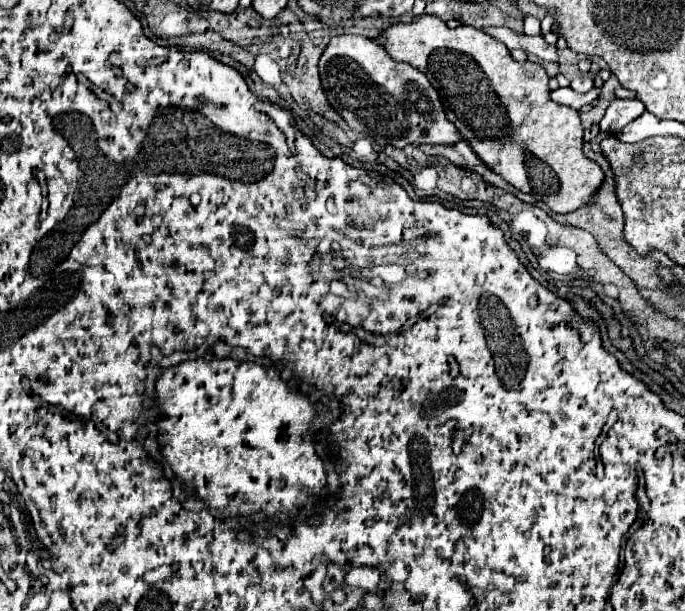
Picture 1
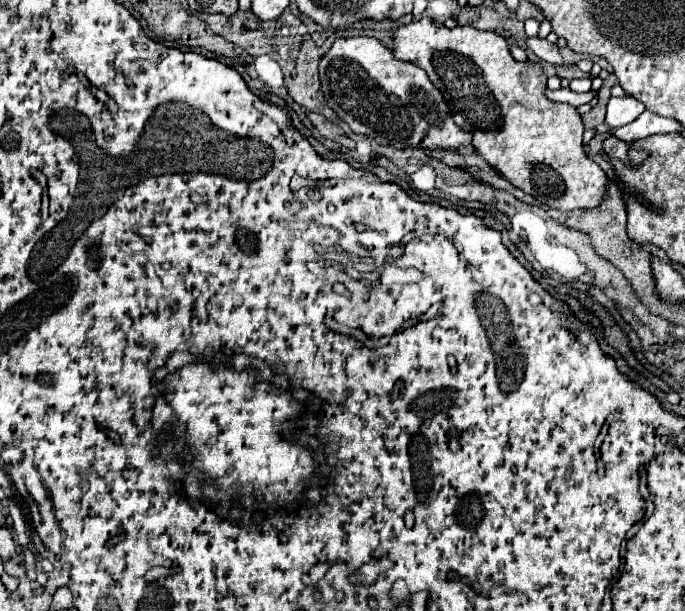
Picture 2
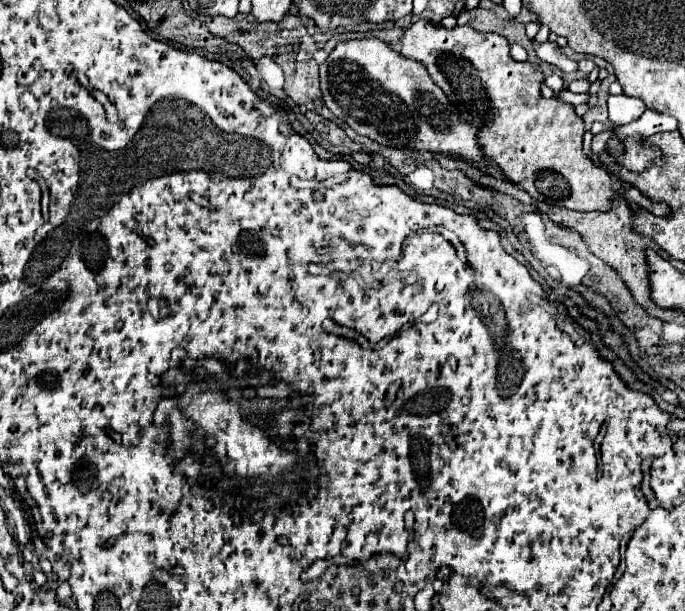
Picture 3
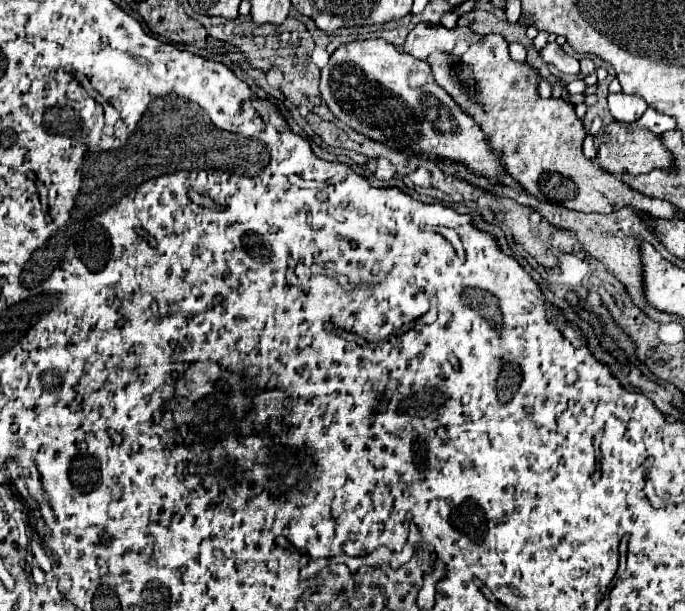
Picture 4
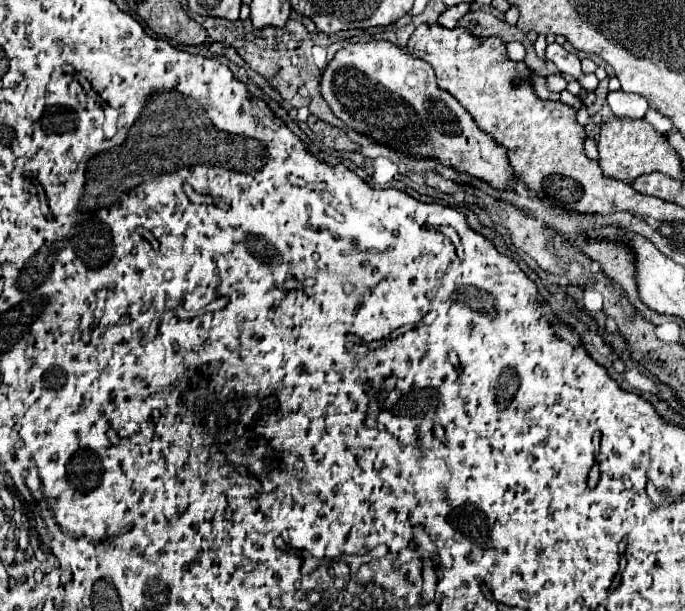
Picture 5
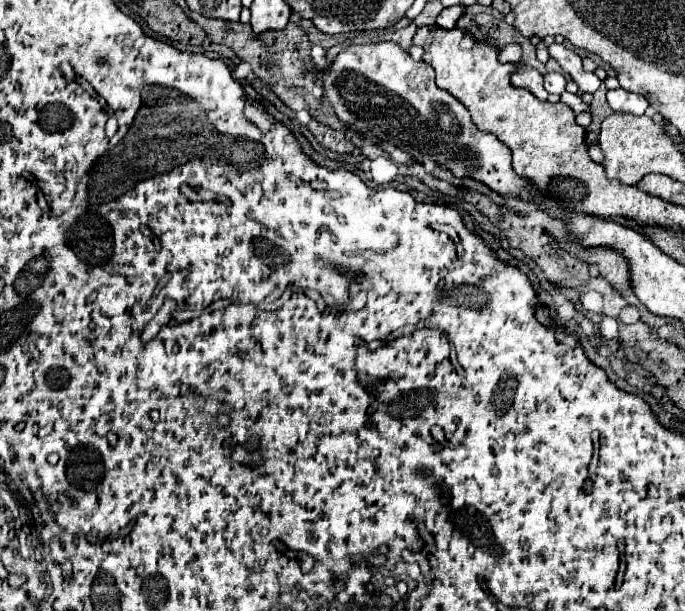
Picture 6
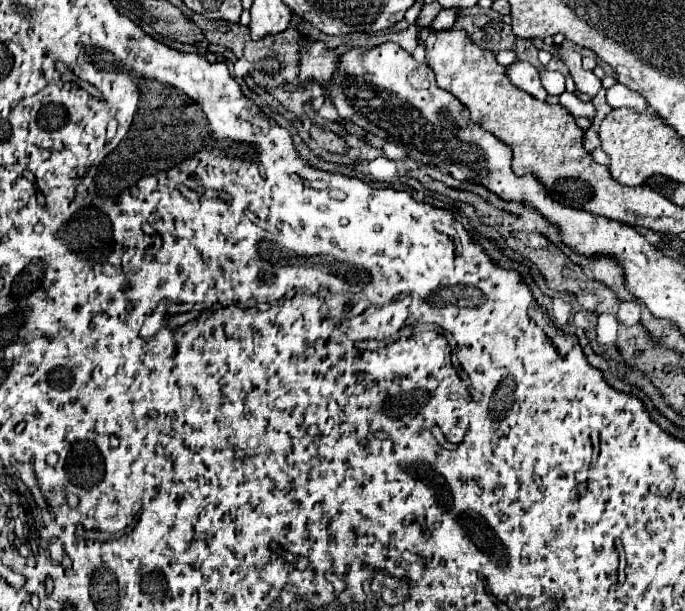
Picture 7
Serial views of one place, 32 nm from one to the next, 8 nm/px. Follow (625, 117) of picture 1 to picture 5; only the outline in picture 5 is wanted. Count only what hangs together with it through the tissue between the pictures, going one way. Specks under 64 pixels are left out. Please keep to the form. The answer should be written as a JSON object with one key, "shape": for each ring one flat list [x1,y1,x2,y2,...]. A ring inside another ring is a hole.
{"shape":[[608,92,608,104,616,116,628,116,628,118,642,118,648,110,648,102,640,94,628,94,628,92]]}

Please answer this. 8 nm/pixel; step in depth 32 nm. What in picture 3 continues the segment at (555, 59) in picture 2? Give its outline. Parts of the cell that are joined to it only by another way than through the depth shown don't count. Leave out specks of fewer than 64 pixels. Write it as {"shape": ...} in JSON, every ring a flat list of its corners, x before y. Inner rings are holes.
{"shape":[[556,42,534,44,534,50,536,50,536,54,538,54,540,60,544,60,544,62,556,66,556,68,560,68,562,72,576,72,578,70,578,62,572,60,572,58,568,58,568,56,564,56,560,52,560,46]]}

